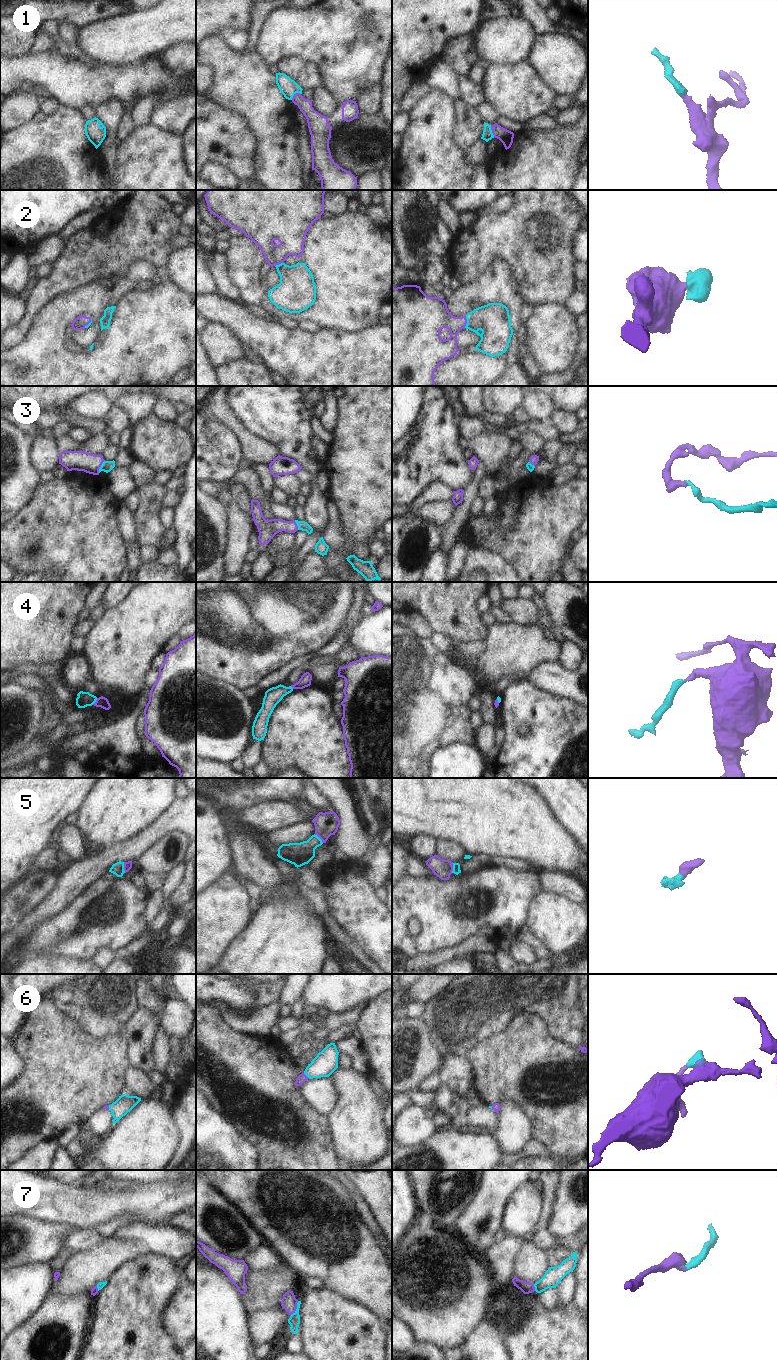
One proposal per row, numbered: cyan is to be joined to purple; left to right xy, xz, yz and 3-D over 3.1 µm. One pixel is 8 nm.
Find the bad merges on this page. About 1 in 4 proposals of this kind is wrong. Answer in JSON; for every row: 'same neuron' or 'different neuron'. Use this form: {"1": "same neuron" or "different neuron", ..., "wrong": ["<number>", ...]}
{"1": "same neuron", "2": "same neuron", "3": "same neuron", "4": "same neuron", "5": "same neuron", "6": "same neuron", "7": "same neuron", "wrong": []}

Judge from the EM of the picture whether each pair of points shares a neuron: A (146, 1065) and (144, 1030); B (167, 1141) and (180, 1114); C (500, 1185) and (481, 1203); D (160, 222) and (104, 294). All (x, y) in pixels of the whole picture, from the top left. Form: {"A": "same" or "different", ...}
{"A": "same", "B": "different", "C": "same", "D": "different"}

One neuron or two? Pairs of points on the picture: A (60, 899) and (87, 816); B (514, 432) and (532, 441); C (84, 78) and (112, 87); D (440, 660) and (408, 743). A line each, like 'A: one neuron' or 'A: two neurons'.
A: two neurons
B: one neuron
C: one neuron
D: one neuron

